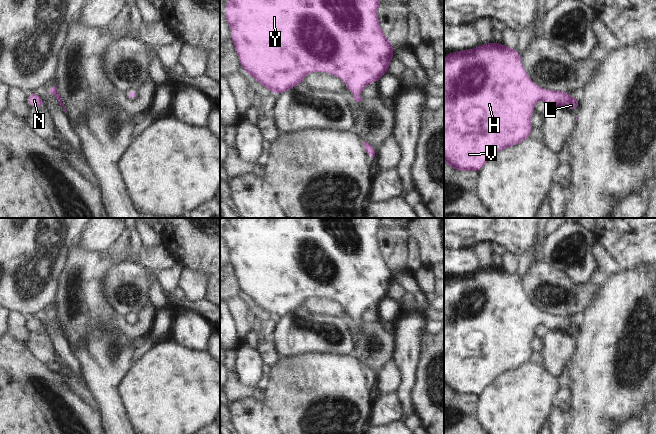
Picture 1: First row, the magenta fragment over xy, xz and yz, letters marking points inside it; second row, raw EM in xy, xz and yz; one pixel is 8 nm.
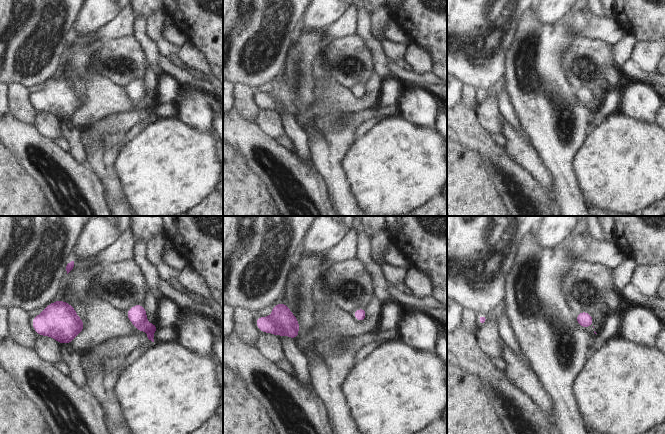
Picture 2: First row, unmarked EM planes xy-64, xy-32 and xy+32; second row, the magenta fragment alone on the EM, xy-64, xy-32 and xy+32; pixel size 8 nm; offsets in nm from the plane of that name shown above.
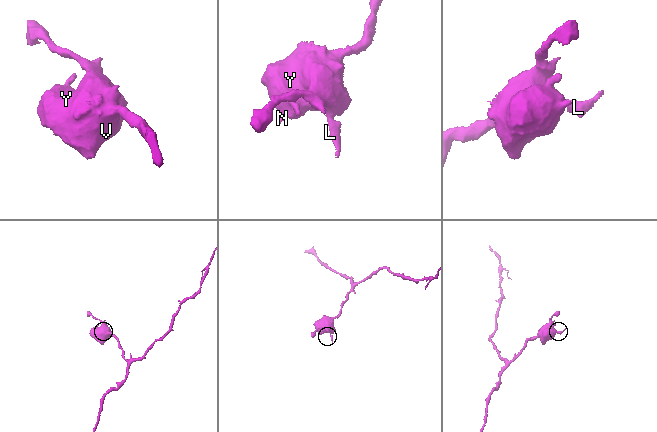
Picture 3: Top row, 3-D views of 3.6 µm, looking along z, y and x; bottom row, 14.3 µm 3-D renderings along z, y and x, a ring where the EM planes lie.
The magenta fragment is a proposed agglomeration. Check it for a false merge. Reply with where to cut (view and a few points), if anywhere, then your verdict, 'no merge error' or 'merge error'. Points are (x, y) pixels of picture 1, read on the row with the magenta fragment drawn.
no cut | no merge error

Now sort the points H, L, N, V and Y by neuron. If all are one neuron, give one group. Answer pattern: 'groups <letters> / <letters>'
groups H L N V Y

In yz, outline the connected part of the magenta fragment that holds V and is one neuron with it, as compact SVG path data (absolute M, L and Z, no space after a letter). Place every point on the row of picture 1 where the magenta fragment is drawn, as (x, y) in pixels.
M491 42L480 46L446 53L444 59L444 161L458 171L479 172L488 160L503 149L513 147L530 138L530 122L536 102L542 99L548 107L565 106L569 110L579 107L579 99L564 91L542 89L527 75L518 49Z

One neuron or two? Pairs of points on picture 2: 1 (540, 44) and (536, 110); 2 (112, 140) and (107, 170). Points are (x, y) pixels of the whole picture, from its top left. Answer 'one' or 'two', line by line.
1: one
2: one

